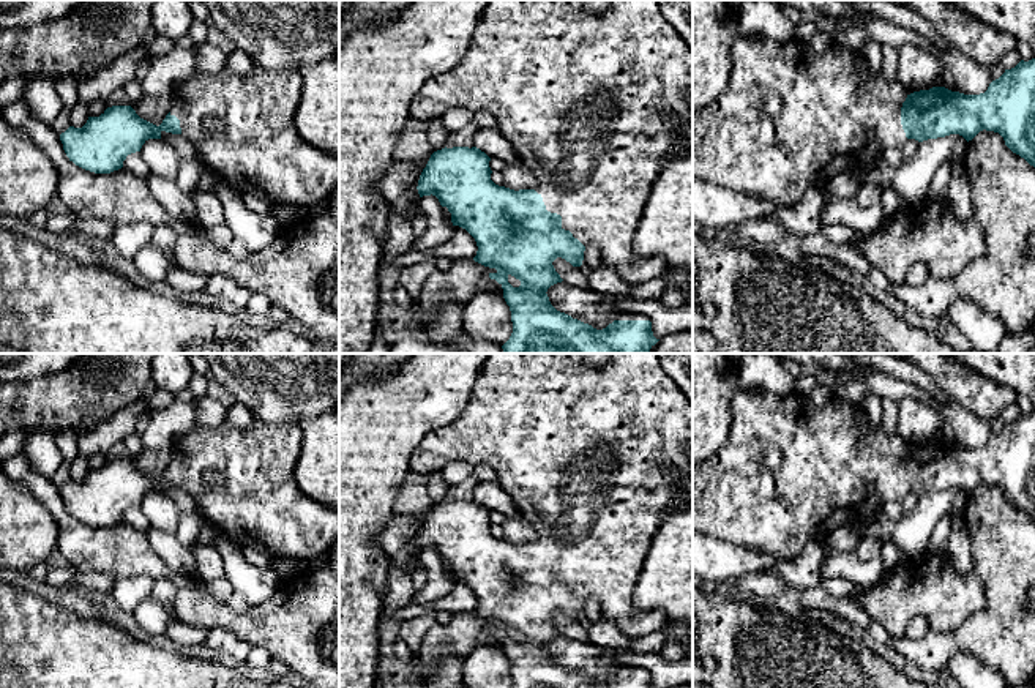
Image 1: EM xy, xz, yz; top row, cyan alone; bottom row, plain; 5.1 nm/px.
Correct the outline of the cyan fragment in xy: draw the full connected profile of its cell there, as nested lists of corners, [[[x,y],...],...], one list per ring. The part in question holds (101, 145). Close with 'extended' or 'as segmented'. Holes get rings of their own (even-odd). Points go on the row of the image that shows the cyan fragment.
[[[224,66],[216,74],[200,73],[181,84],[172,93],[170,112],[159,126],[140,118],[131,106],[112,106],[99,117],[88,117],[82,128],[69,126],[60,140],[76,166],[110,174],[121,169],[126,156],[140,151],[148,139],[161,139],[163,131],[181,134],[196,148],[204,169],[238,194],[312,207],[339,183],[339,159],[311,147],[297,133],[301,87],[303,77],[295,68],[267,71],[252,66],[246,74],[235,74]]]; extended

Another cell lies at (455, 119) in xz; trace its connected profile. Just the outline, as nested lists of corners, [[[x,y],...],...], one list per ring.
[[[450,109],[440,117],[440,120],[442,120],[443,126],[450,133],[453,133],[453,131],[464,128],[470,122],[473,122],[473,115],[475,114],[470,112],[469,109]]]

